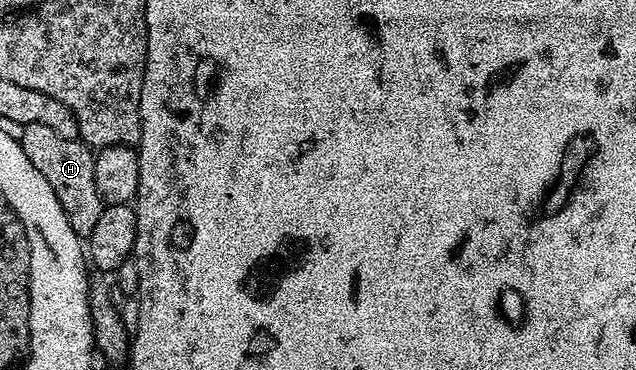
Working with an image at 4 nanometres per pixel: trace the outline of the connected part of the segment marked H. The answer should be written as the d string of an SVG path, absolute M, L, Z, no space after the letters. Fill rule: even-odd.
M40 124L22 125L21 143L29 162L37 166L37 171L45 177L45 182L53 186L53 194L57 194L57 202L61 202L61 210L65 210L65 218L69 218L69 226L81 238L93 234L93 226L97 226L97 218L101 218L105 207L103 199L97 194L95 181L95 152L88 148L82 140L61 138L50 126Z

